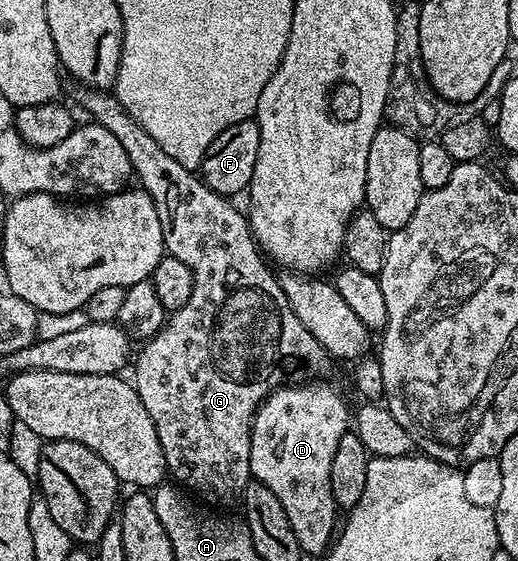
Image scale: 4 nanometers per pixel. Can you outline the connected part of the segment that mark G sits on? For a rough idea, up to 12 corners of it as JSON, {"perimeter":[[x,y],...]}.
{"perimeter":[[76,88],[193,295],[134,358],[167,472],[238,506],[265,398],[329,354],[234,204]]}

